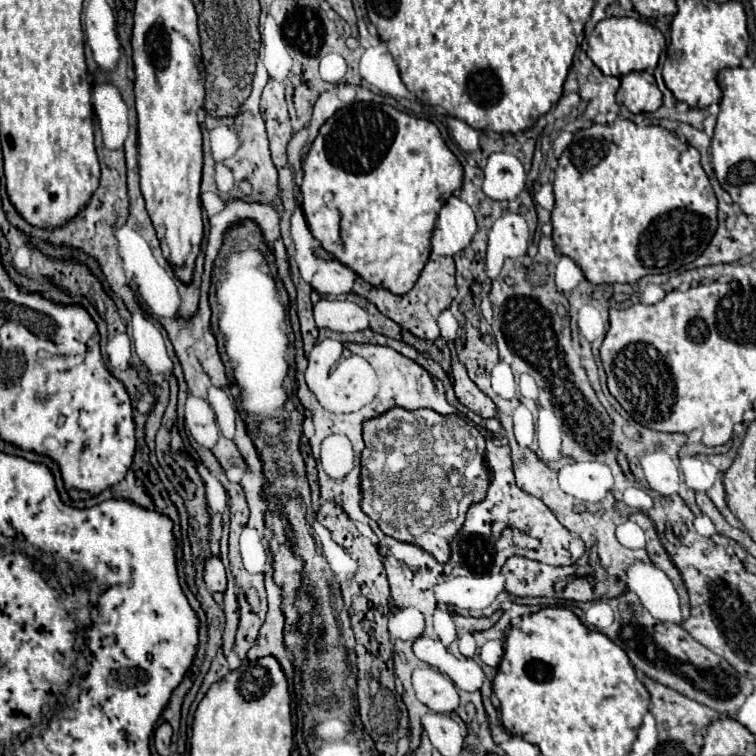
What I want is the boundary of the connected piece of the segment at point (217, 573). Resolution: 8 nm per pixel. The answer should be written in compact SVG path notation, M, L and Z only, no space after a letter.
M209 556L205 558L205 586L209 592L225 592L227 586L227 576L225 576L225 566L221 564L219 558Z

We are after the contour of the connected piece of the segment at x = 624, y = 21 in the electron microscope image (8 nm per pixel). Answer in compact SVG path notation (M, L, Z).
M607 18L601 20L589 36L587 56L599 64L605 76L623 76L627 72L655 68L659 62L659 54L665 47L666 40L663 34L651 24L635 18Z

